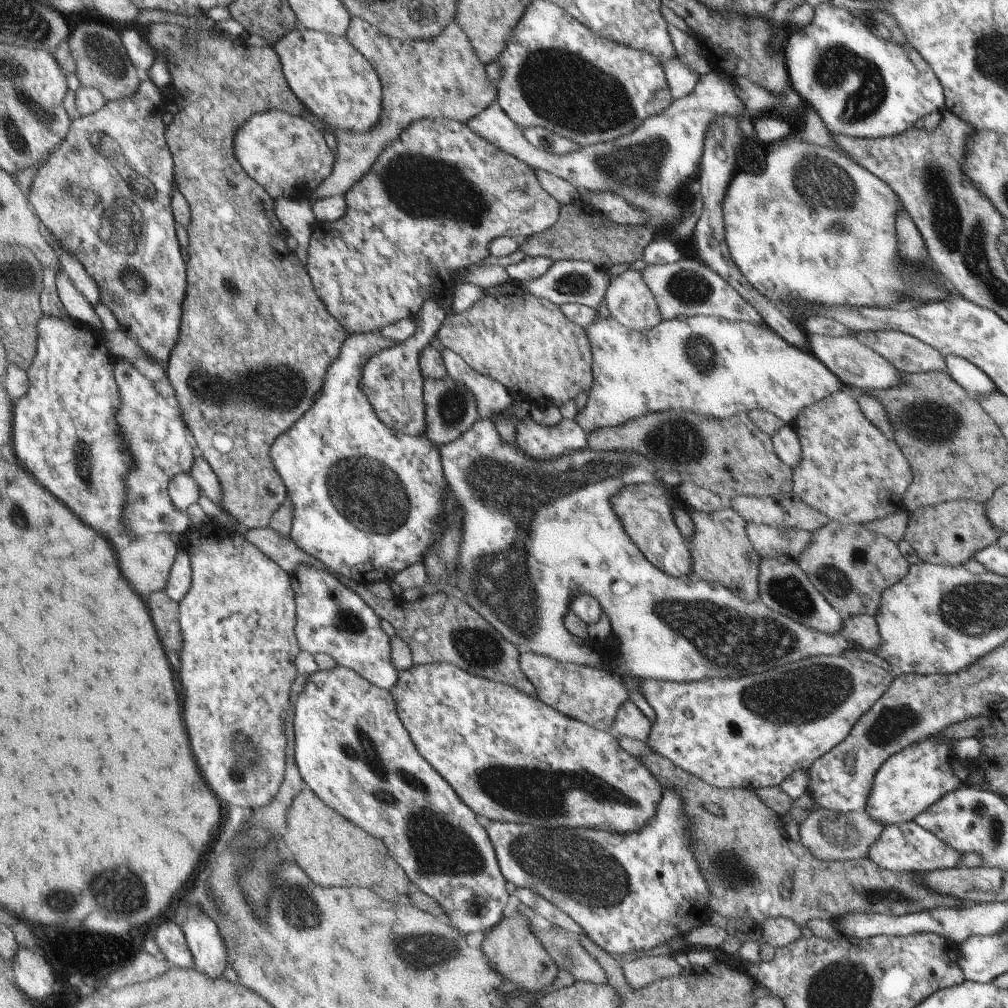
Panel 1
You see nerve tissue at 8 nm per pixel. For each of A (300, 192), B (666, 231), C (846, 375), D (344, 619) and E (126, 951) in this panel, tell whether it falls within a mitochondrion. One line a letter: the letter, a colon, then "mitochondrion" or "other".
A: other
B: other
C: other
D: mitochondrion
E: other

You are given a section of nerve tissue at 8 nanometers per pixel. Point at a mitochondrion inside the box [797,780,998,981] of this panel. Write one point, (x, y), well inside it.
(872, 894)

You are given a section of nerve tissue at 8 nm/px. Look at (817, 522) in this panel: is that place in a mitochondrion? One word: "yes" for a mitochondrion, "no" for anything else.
no

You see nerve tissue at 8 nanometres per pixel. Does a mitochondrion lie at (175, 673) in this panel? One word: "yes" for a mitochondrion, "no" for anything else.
no

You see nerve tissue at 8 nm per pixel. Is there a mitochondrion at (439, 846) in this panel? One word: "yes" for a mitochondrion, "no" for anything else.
yes

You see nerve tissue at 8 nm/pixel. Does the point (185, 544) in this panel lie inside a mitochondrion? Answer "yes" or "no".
no

